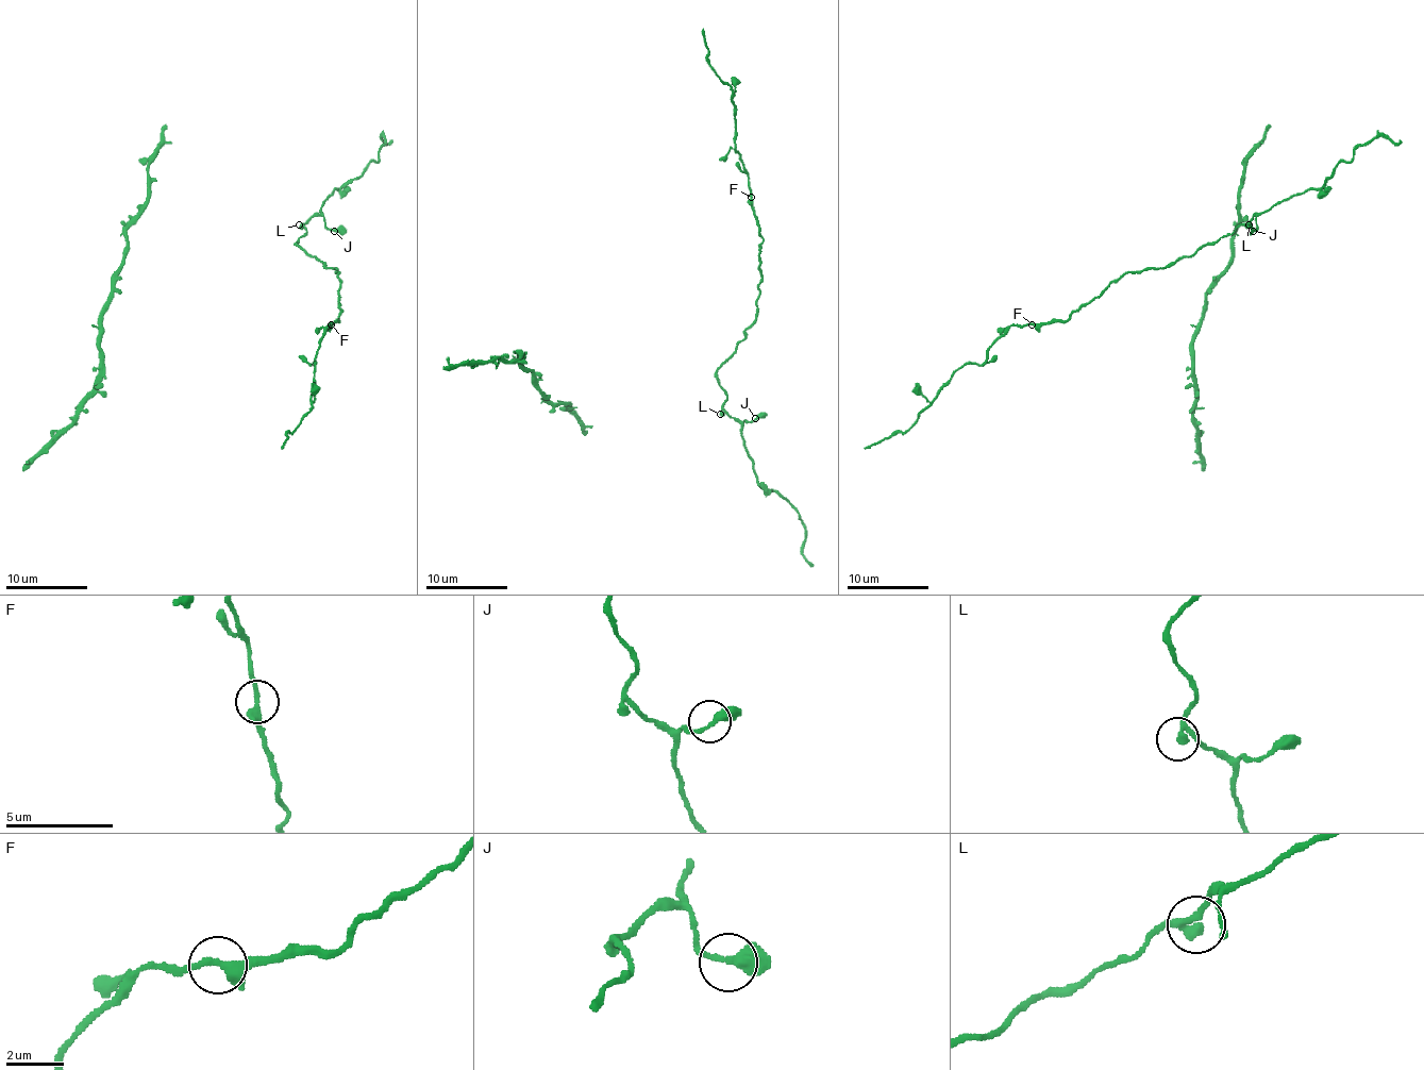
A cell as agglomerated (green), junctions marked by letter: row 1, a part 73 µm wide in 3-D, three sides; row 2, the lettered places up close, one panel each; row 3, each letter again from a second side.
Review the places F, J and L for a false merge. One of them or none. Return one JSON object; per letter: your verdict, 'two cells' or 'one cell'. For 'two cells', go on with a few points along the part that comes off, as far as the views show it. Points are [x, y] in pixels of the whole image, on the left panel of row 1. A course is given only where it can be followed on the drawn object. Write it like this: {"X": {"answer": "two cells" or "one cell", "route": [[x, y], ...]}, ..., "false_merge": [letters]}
{"F": {"answer": "one cell"}, "J": {"answer": "one cell"}, "L": {"answer": "one cell"}, "false_merge": []}

